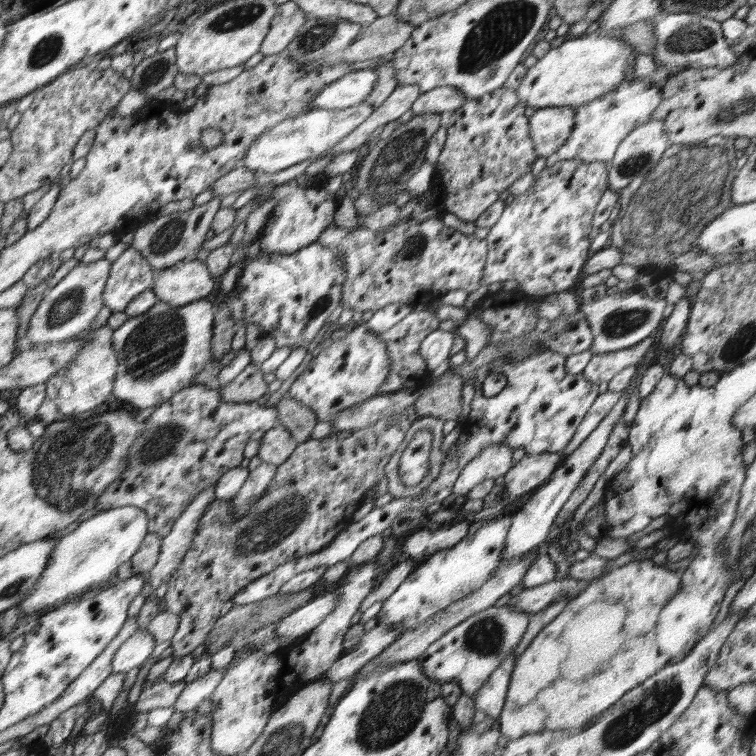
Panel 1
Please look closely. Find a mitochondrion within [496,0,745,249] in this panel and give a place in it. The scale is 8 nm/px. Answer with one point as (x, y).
(690, 37)

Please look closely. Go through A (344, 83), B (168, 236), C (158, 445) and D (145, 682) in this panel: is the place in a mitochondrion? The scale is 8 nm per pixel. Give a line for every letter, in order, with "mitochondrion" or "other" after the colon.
A: other
B: mitochondrion
C: mitochondrion
D: other

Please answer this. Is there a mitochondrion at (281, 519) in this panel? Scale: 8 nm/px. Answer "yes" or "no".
yes

